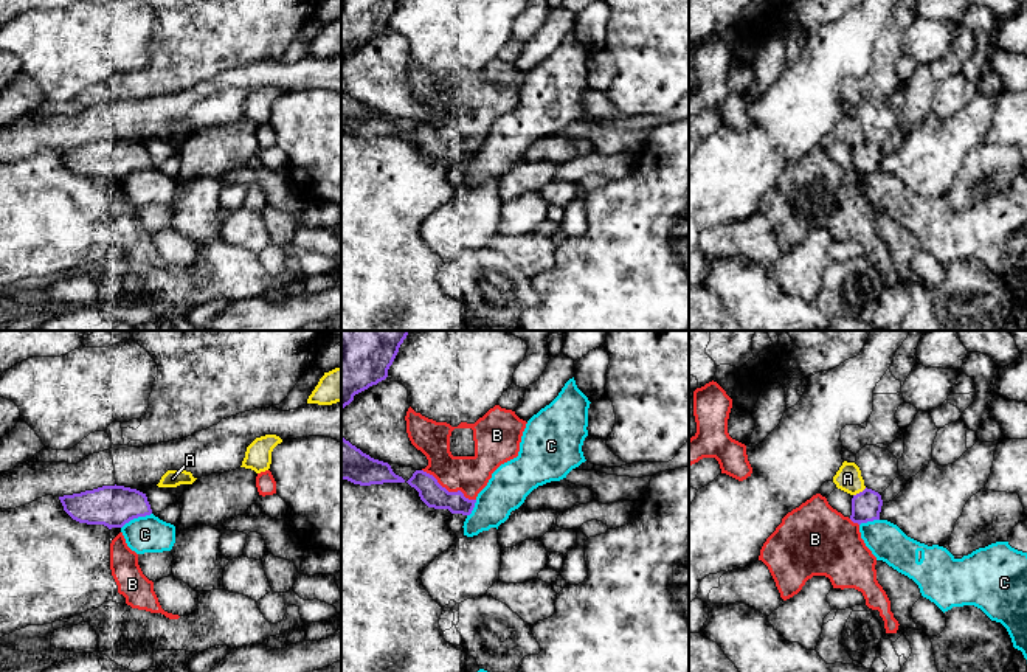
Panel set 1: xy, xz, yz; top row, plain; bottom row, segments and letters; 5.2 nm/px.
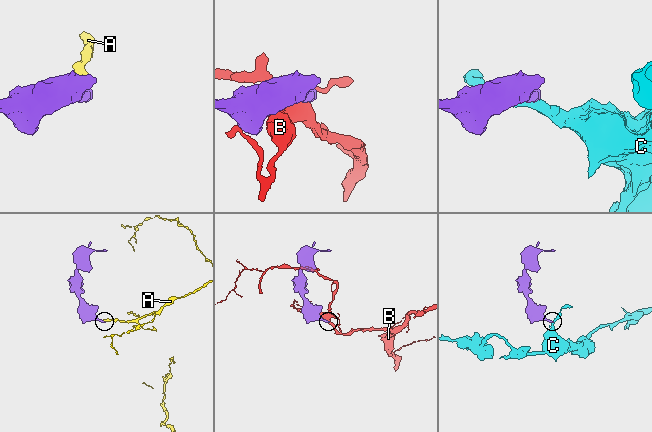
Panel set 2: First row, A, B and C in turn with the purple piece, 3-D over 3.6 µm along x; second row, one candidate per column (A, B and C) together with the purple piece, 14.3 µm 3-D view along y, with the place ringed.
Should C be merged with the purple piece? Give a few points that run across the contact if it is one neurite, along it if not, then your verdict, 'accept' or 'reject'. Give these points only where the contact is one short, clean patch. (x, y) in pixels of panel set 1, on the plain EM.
reject

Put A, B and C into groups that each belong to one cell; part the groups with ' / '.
A / B / C

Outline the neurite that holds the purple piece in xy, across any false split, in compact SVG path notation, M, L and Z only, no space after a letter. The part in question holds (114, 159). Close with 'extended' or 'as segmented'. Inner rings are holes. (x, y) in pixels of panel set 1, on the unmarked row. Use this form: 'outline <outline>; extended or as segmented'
outline M102 138L59 149L64 163L76 174L123 180L133 171L152 166L146 146L124 138Z; as segmented

